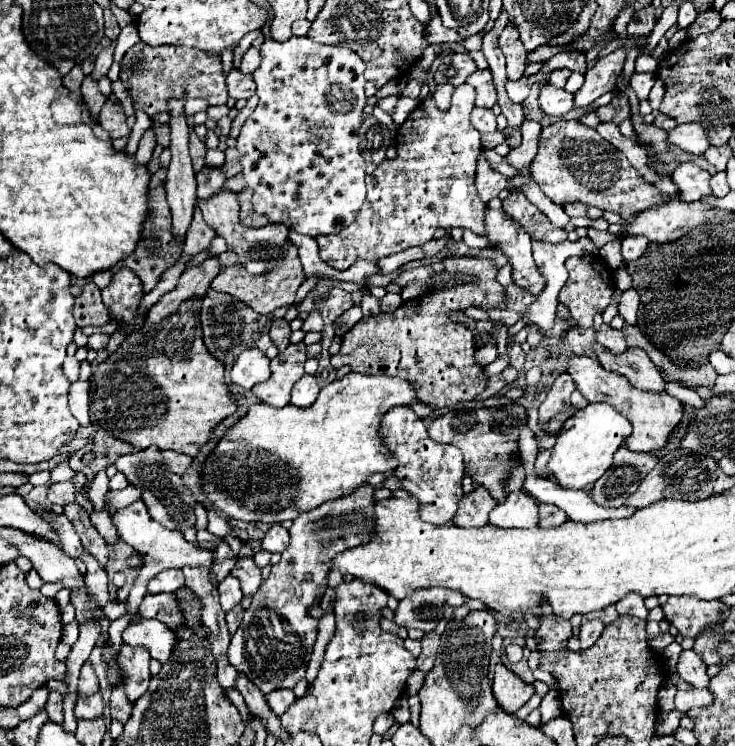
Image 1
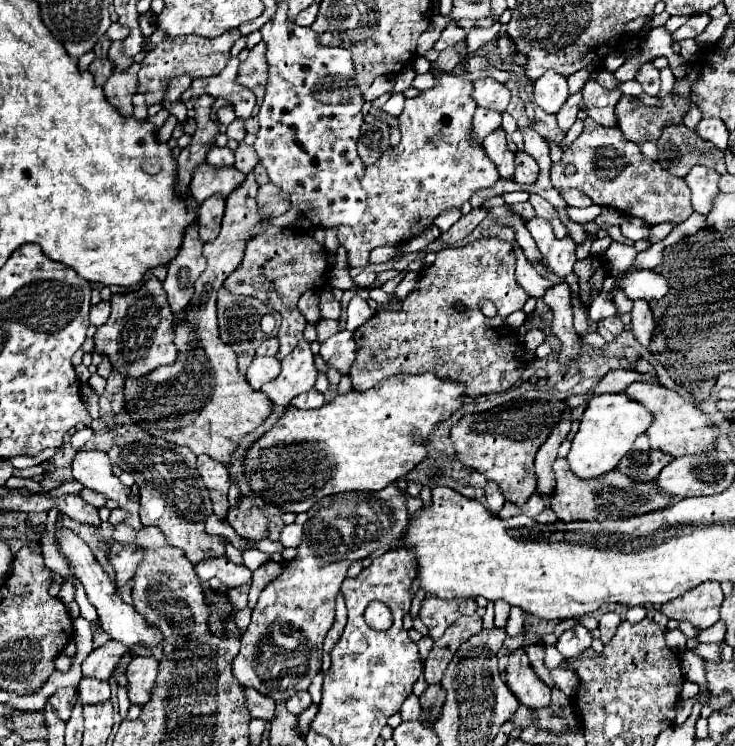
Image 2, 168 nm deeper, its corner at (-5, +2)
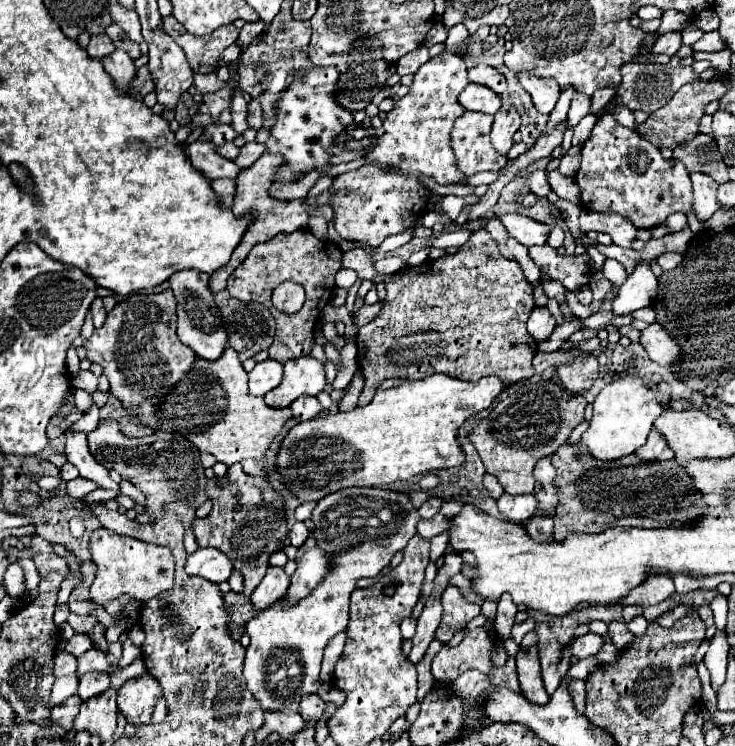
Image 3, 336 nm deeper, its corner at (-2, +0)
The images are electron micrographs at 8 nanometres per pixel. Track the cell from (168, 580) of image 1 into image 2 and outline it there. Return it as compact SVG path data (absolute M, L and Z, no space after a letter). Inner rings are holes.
M215 557L215 559L207 559L203 563L194 565L195 573L203 582L207 582L212 577L217 577L227 589L233 587L241 587L251 579L251 571L243 565L235 565L231 561L227 561L225 557Z

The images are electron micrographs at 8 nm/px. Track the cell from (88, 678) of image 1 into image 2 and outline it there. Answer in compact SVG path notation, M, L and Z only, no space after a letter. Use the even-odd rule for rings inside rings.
M107 641L103 647L93 649L89 653L89 657L83 661L83 677L107 681L111 677L111 673L115 671L119 657L125 651L127 651L127 647L123 647L123 643L115 643L115 641Z

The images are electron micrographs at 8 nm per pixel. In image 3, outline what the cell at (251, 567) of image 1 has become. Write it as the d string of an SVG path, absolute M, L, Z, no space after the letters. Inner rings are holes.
M270 567L262 583L252 593L252 605L256 611L264 611L270 605L274 605L280 597L286 595L290 585L290 577L280 567Z

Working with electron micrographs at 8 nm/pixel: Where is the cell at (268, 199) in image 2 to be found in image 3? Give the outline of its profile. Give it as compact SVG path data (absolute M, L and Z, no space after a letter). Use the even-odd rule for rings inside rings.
M312 171L306 177L292 181L292 183L274 183L270 189L270 195L276 199L304 199L308 195L308 191L314 187L314 183L318 181L318 173Z

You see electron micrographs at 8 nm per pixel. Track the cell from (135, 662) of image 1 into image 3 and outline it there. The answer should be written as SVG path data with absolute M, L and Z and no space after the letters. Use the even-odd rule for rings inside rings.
M144 673L138 679L126 681L118 689L118 709L132 725L146 725L150 723L152 711L156 701L160 699L162 689L160 683Z

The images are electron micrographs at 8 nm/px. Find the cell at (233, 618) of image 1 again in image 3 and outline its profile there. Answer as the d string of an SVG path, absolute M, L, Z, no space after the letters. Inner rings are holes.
M236 463L236 465L230 465L226 475L224 477L218 477L216 481L208 481L206 485L206 495L208 491L214 491L210 495L210 501L212 501L212 511L208 517L204 519L196 519L192 529L194 529L194 535L196 535L196 541L200 547L216 547L218 551L222 551L232 563L234 563L234 569L242 573L244 577L244 595L250 597L252 591L258 587L258 583L264 579L266 575L266 569L270 567L268 559L272 553L284 549L286 545L286 539L288 539L288 527L286 527L286 511L284 511L284 501L282 501L282 495L270 485L268 479L264 477L250 477L242 471L242 465Z

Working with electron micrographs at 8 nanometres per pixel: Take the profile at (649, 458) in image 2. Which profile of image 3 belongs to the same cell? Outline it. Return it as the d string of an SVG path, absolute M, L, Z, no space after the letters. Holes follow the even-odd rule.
M652 429L652 433L648 435L648 443L642 445L638 451L636 451L638 457L644 457L646 461L668 461L674 457L672 449L668 447L668 441L662 437L660 431Z

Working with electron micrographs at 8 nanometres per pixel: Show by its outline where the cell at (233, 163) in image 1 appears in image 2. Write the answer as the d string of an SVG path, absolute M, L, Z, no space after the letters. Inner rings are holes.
M239 143L237 151L235 151L235 167L241 171L241 173L251 173L253 167L257 165L257 155L253 151L253 147L245 145L245 143Z

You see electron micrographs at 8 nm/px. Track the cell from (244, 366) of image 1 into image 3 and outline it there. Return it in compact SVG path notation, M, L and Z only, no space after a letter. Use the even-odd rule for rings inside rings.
M266 359L266 361L256 363L256 367L248 373L250 395L262 397L268 391L276 389L282 383L282 373L284 373L284 365L274 361L274 359Z

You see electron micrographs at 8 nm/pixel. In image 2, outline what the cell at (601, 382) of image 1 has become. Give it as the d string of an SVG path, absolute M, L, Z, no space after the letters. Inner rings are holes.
M631 383L625 389L625 395L641 403L653 413L653 423L647 429L647 437L651 443L651 449L663 451L671 457L687 455L687 453L699 453L703 449L713 449L713 441L719 435L713 427L709 415L705 415L699 407L695 407L691 401L685 401L677 391L661 387L661 385L647 385L647 383Z

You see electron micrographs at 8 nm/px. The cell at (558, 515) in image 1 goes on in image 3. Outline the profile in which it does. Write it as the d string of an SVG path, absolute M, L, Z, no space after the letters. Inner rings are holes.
M532 517L532 519L528 519L526 531L536 541L548 541L552 537L552 517Z

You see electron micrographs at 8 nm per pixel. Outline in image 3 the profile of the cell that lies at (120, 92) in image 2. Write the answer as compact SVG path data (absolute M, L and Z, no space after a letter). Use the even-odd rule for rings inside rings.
M114 49L108 57L102 59L102 63L104 63L104 69L110 73L110 77L114 79L116 87L120 87L120 89L130 87L134 75L136 75L136 67L128 53L124 53L122 49Z

